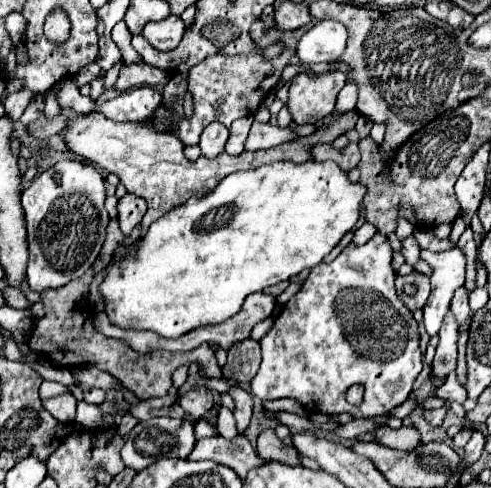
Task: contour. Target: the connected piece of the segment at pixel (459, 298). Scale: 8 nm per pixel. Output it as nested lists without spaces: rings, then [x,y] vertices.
[[[461,287],[461,289],[457,289],[455,291],[455,297],[453,297],[453,301],[451,301],[451,313],[453,313],[453,317],[455,317],[455,321],[457,321],[457,325],[461,327],[467,319],[469,319],[469,315],[471,315],[471,309],[469,309],[469,305],[467,305],[467,289],[465,287]]]

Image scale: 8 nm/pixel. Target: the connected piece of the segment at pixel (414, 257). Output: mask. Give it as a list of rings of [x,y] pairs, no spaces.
[[[407,237],[405,241],[403,241],[403,257],[405,257],[405,261],[413,267],[413,265],[417,265],[419,263],[419,259],[421,259],[421,247],[417,245],[417,241],[415,241],[415,237]]]

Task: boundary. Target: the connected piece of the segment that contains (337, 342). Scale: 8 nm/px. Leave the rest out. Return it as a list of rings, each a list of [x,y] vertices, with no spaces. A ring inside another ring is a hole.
[[[375,233],[375,237],[365,245],[349,243],[335,261],[321,263],[311,269],[307,281],[287,301],[281,315],[275,319],[271,331],[259,341],[263,361],[257,375],[249,383],[251,395],[259,397],[261,401],[291,397],[309,413],[333,415],[347,411],[355,419],[385,415],[389,409],[401,405],[409,397],[413,381],[421,371],[423,355],[419,351],[417,321],[395,291],[395,271],[391,267],[391,259],[393,249],[389,239]],[[355,383],[365,387],[363,403],[357,407],[345,401],[345,391]]]

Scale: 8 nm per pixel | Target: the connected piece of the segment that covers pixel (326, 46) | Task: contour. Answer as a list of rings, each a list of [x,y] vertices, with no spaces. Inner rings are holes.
[[[317,21],[297,43],[297,57],[303,65],[337,61],[347,45],[347,29],[339,21]]]

